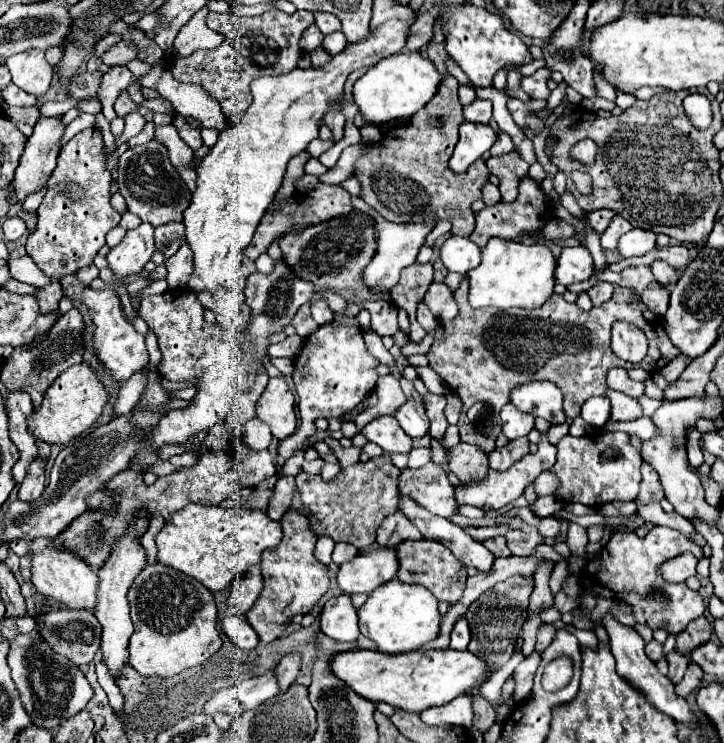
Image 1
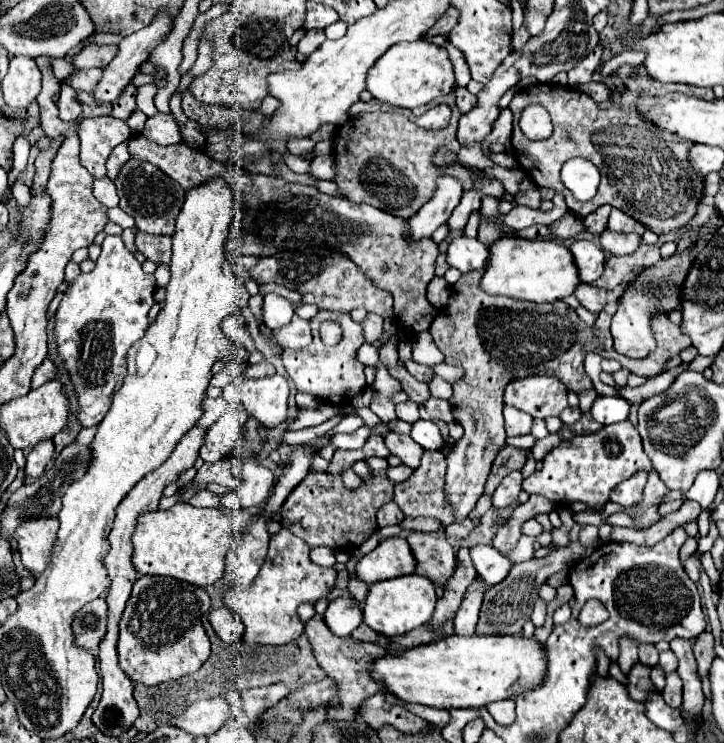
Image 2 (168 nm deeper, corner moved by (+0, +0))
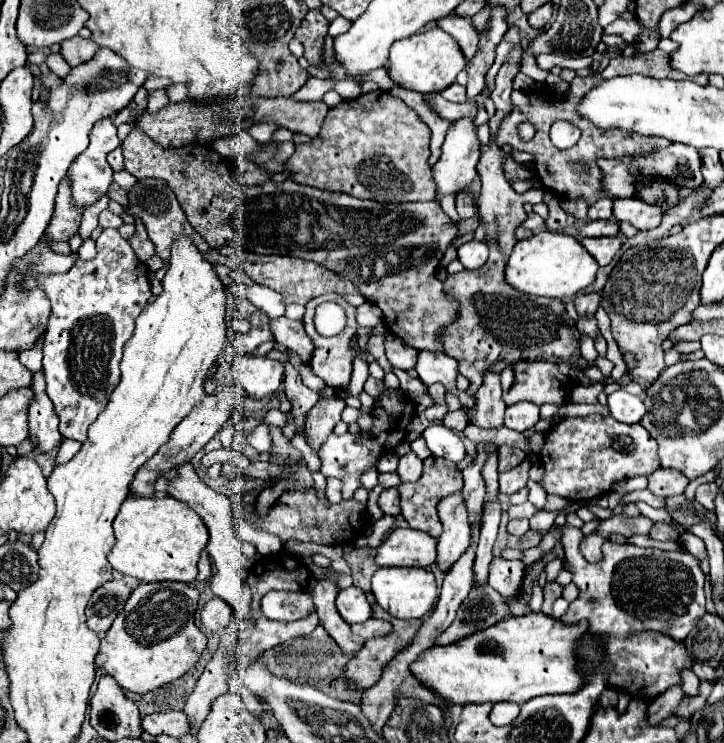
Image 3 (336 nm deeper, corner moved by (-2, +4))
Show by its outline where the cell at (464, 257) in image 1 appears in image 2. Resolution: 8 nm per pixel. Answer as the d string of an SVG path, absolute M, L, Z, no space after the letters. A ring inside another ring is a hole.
M466 235L452 239L446 253L448 265L462 273L468 273L472 269L482 269L486 257L488 257L488 247L478 239L470 239Z

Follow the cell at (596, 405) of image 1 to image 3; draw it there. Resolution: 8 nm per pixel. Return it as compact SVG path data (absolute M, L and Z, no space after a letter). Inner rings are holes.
M616 391L608 395L608 407L612 417L620 423L640 423L646 411L642 399L626 391Z

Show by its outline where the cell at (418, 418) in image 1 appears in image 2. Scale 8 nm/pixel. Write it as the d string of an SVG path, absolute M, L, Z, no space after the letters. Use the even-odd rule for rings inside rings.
M424 419L414 421L410 437L418 445L422 445L424 449L442 449L444 447L442 433L440 433L440 429L438 429L438 425L434 421L424 421Z

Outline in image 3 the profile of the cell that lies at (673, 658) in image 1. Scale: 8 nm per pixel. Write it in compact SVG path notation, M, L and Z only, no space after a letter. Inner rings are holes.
M674 685L672 689L668 689L664 695L656 697L652 703L646 705L646 713L648 713L648 719L650 719L650 725L658 725L662 719L670 717L674 707L680 703L682 699L682 687L680 685Z

